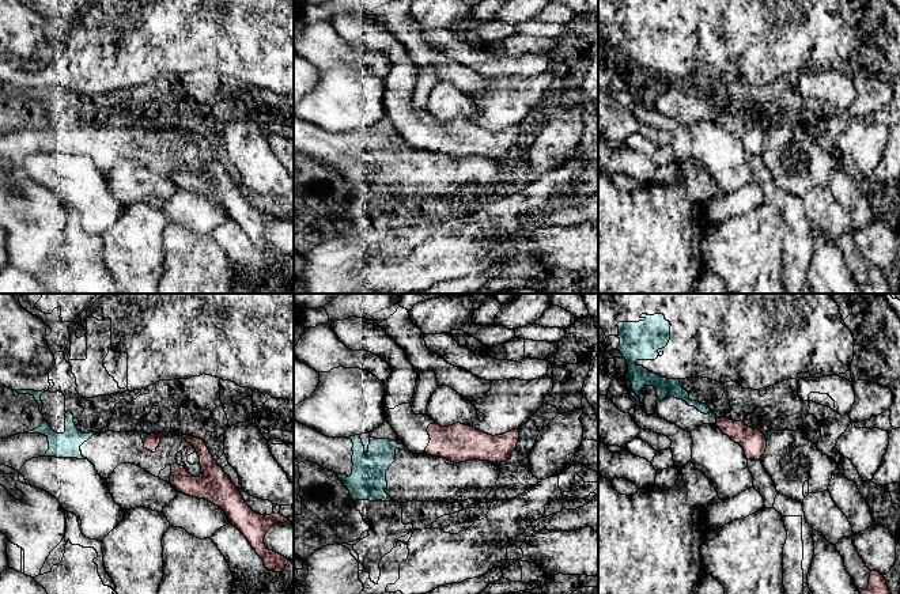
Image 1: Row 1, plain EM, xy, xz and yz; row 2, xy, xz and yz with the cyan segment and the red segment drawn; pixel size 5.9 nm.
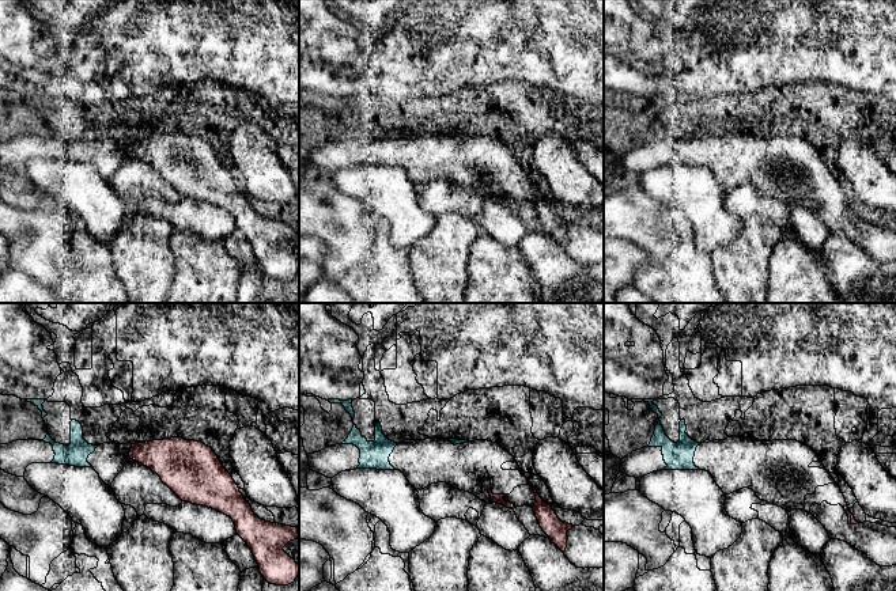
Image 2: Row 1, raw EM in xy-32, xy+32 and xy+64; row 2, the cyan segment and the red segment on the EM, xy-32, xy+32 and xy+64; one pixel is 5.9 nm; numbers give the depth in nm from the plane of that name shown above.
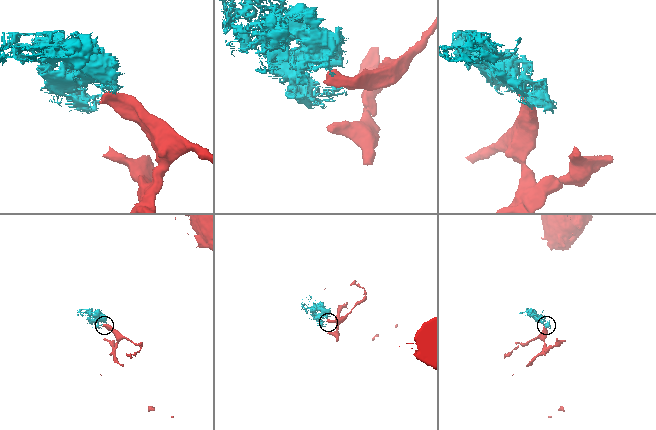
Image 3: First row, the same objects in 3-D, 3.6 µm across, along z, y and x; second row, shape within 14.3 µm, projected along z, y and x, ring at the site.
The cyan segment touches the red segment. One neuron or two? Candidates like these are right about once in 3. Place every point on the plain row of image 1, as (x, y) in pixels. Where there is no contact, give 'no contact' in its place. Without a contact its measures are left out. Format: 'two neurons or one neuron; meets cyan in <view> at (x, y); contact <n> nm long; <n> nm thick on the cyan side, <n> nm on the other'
two neurons; meets cyan in xy at (146, 133); contact 60 nm long; 40 nm thick on the cyan side, 90 nm on the other

